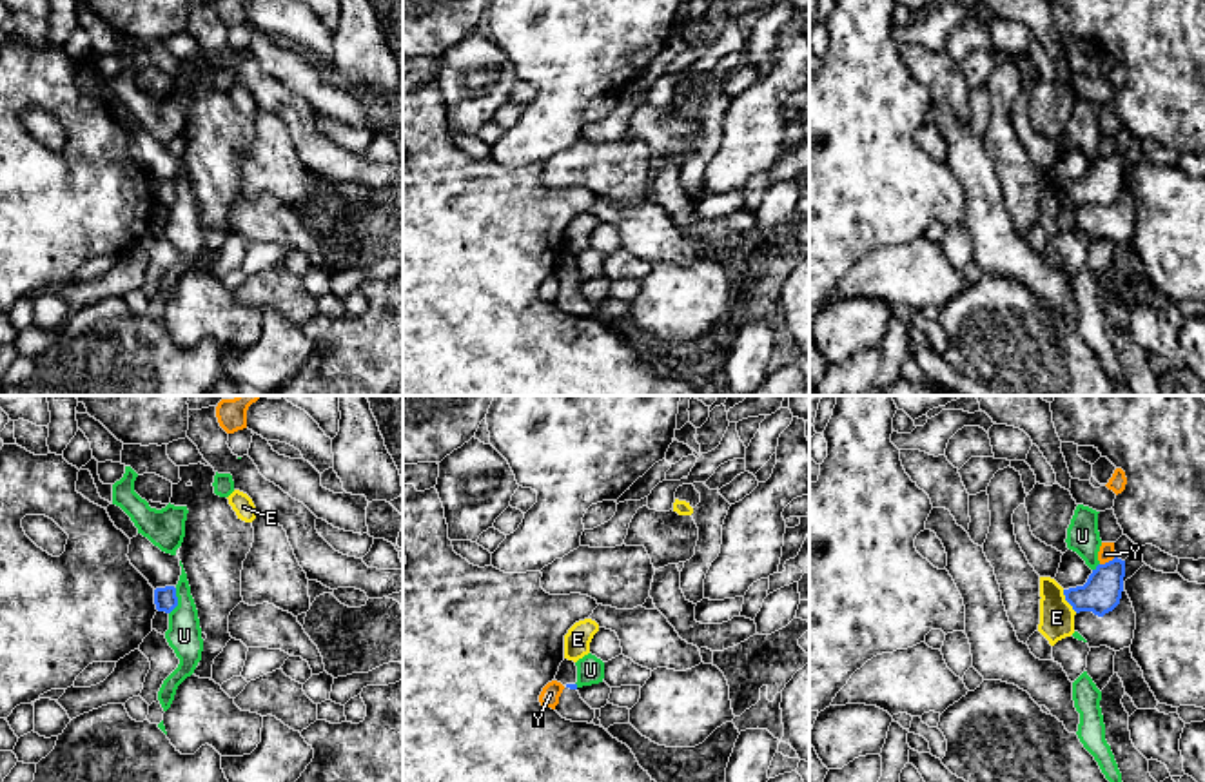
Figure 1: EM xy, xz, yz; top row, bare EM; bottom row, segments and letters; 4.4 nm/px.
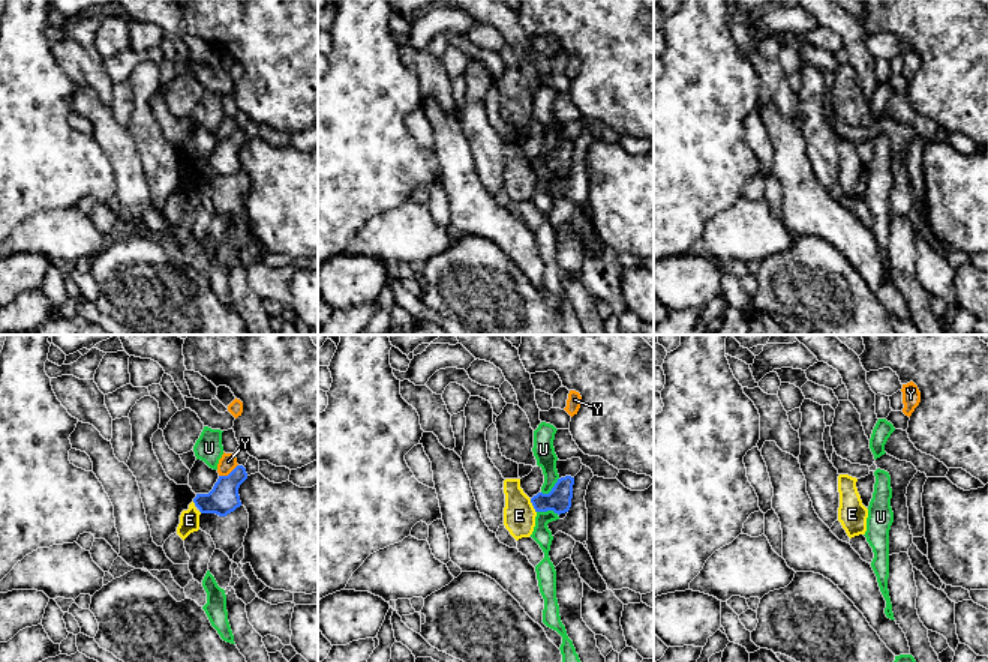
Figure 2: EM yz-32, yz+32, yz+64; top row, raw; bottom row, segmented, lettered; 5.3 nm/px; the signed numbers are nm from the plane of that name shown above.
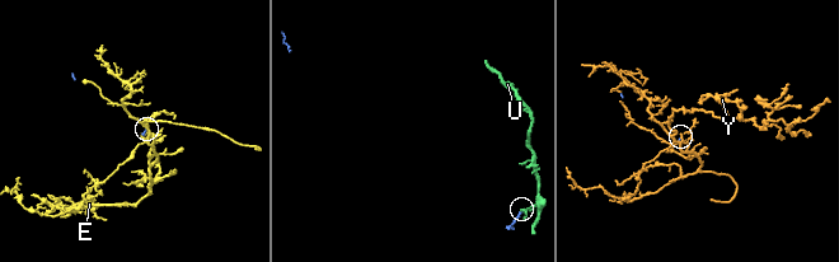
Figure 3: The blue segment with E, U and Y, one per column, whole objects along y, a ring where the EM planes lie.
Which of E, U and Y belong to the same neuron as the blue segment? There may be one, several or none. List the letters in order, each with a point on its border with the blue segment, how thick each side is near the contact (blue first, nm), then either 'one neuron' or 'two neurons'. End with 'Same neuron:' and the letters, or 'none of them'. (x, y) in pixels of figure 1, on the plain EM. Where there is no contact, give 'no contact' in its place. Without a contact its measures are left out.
E: meets blue in yz at (1067, 195); 170 nm thick on the blue side, 160 nm on the other; two neurons
U: meets blue in xy at (176, 195); 100 nm thick on the blue side, 160 nm on the other; two neurons
Y: meets blue in yz at (1109, 155); 170 nm thick on the blue side, 70 nm on the other; two neurons
Same neuron: none of them

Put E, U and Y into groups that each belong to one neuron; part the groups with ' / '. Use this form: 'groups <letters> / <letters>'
groups E / U / Y

